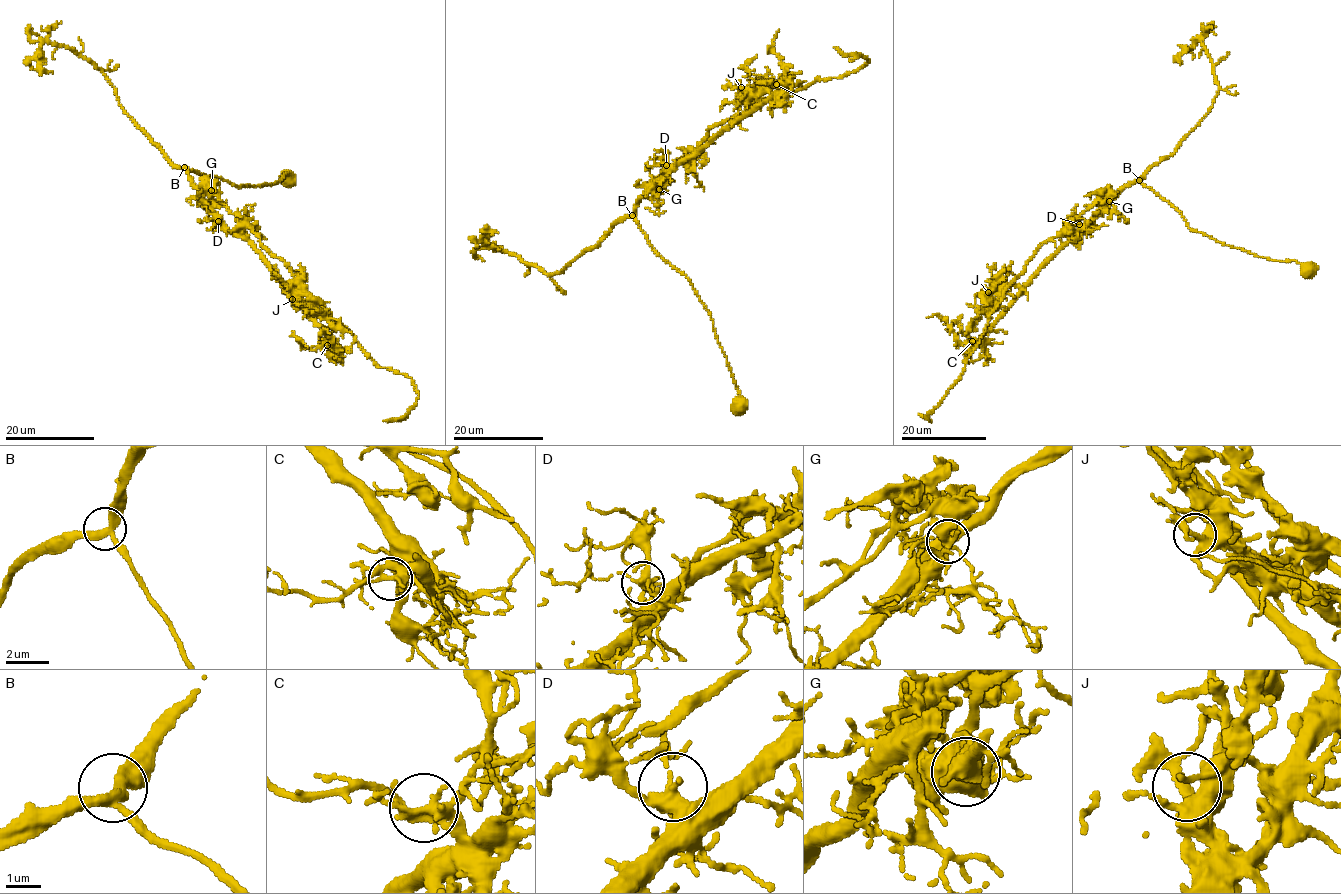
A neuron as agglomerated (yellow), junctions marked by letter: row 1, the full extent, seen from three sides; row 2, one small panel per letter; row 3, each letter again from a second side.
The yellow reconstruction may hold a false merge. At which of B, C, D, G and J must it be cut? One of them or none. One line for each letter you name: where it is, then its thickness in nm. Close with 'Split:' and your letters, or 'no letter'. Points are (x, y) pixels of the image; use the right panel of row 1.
G: place (1109, 201); calibre 320 nm
Split: G

